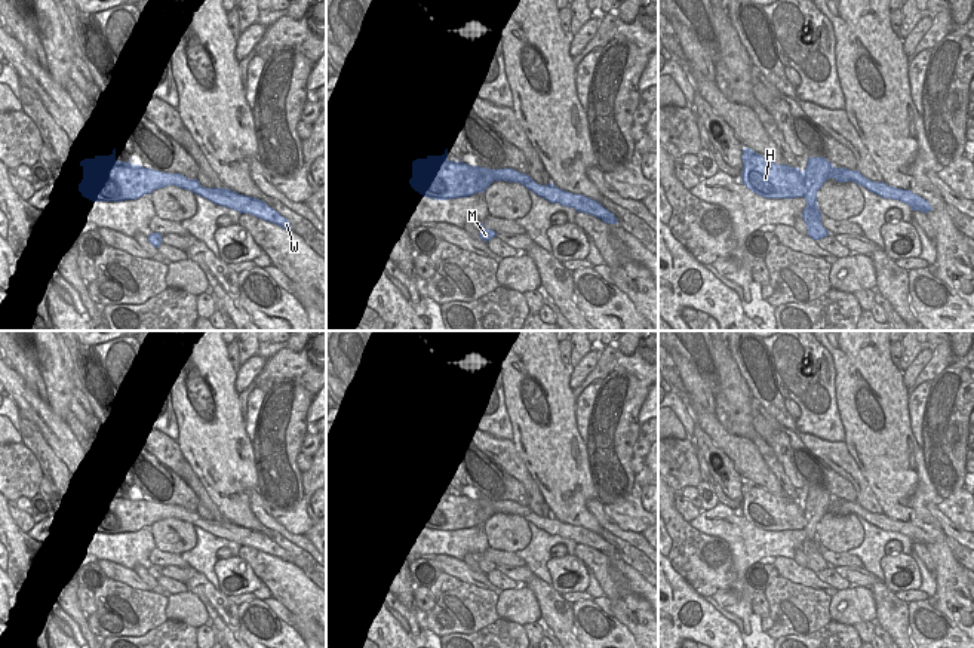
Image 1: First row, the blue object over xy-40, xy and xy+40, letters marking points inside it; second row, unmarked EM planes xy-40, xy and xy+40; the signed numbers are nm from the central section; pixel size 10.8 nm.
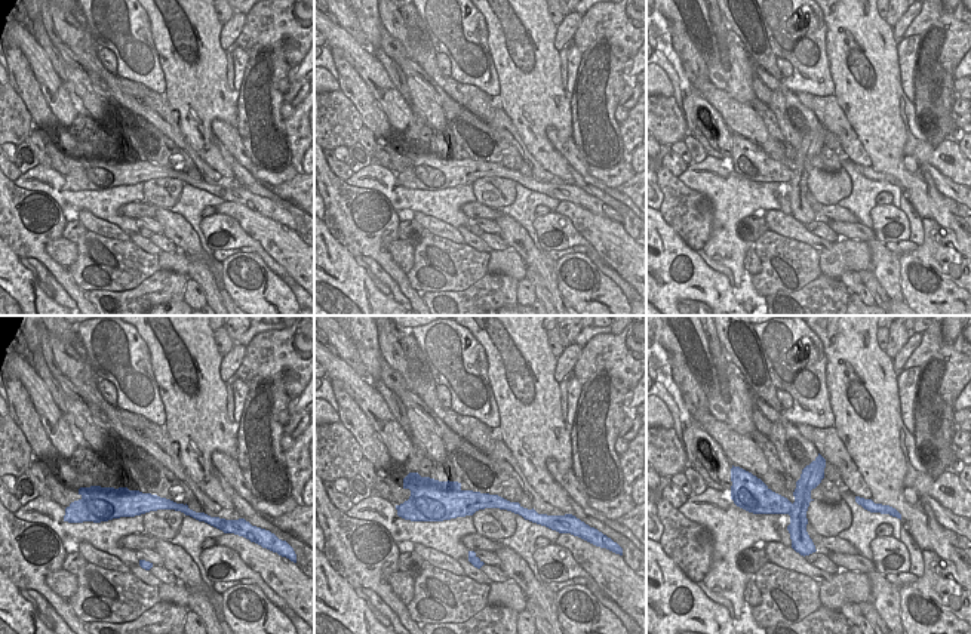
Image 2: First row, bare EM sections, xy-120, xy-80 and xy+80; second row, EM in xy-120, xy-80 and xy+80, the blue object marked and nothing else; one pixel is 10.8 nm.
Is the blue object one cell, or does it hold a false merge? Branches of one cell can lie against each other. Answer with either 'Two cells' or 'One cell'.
Two cells.

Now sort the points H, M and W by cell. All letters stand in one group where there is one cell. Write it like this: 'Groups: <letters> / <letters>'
Groups: H W / M.

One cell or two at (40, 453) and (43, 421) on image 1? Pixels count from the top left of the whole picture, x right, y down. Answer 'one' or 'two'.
two

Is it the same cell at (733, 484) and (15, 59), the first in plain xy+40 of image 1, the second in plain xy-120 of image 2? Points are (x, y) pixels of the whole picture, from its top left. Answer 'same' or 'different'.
same

